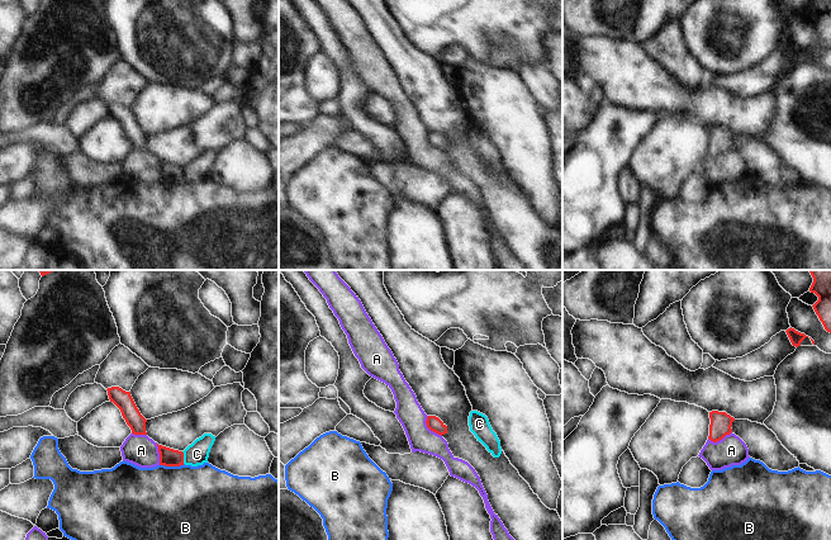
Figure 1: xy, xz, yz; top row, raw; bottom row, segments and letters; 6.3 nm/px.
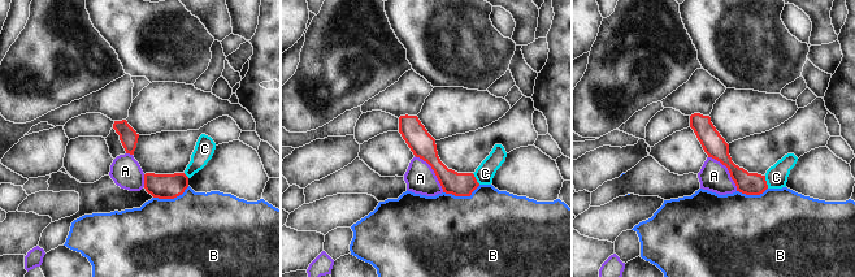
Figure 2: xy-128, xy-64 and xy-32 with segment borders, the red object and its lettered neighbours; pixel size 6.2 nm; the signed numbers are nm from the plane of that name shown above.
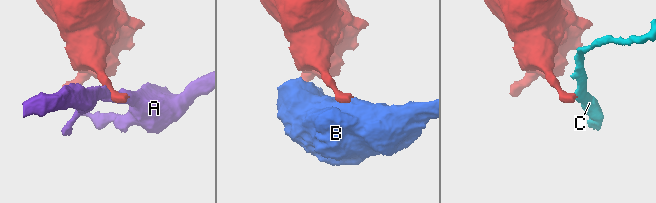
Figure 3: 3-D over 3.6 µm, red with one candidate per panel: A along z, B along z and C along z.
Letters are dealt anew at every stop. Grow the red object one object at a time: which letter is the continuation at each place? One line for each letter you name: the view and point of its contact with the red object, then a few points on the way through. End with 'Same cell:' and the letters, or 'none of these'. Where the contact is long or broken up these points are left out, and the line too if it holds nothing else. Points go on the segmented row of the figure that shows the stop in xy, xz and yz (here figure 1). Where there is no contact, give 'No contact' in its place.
Same cell: none of these

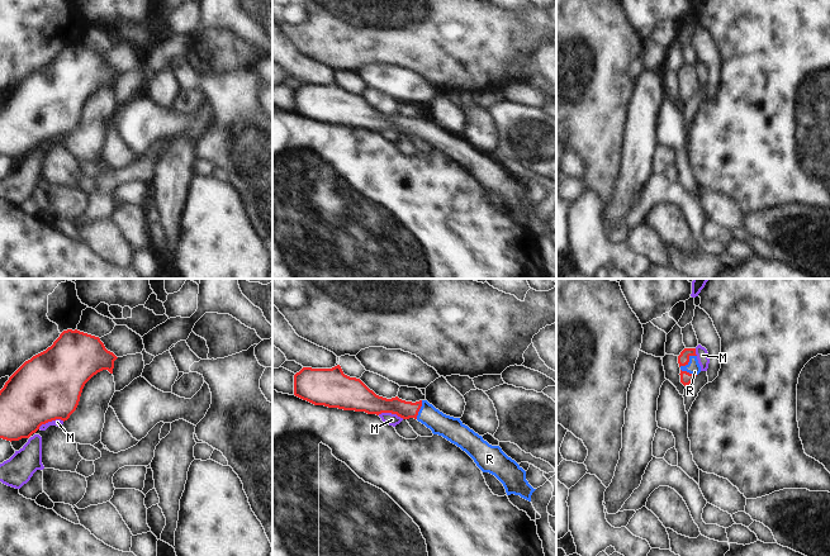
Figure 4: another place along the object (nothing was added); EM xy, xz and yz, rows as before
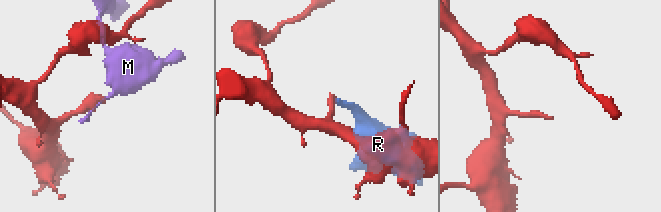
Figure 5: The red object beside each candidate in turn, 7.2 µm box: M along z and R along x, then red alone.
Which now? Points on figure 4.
R: Touches red at yz (688, 361). Path across: yz (683, 359), (688, 361), (693, 367)
Same cell: R

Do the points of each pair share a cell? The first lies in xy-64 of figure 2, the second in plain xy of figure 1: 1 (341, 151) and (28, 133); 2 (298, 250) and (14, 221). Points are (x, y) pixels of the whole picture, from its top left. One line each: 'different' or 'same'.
1: different
2: different

